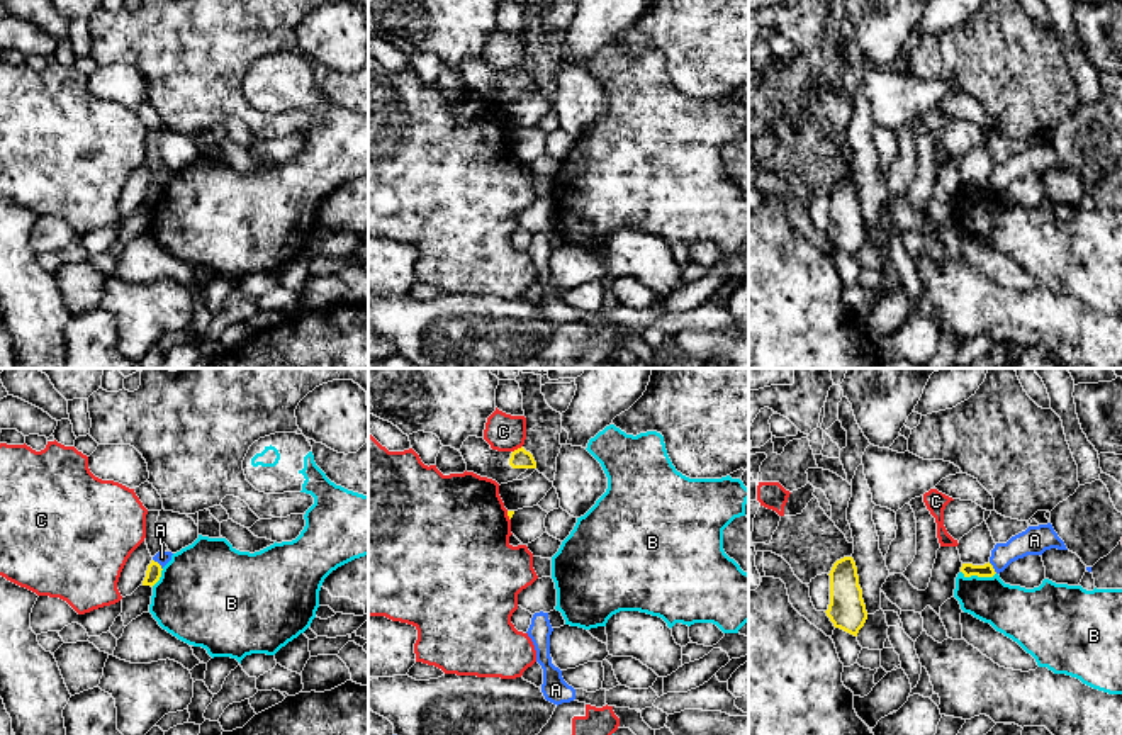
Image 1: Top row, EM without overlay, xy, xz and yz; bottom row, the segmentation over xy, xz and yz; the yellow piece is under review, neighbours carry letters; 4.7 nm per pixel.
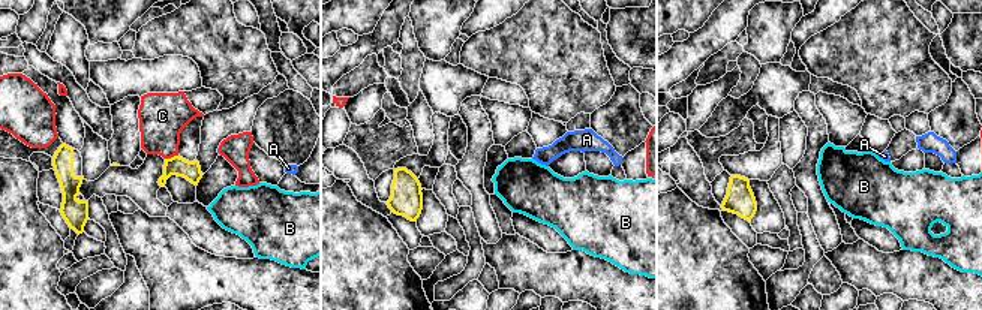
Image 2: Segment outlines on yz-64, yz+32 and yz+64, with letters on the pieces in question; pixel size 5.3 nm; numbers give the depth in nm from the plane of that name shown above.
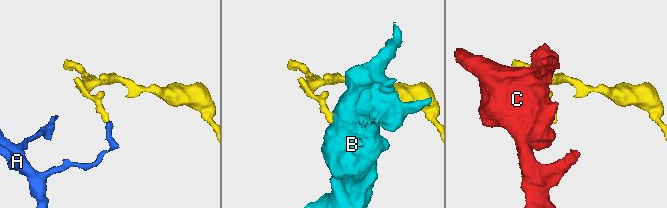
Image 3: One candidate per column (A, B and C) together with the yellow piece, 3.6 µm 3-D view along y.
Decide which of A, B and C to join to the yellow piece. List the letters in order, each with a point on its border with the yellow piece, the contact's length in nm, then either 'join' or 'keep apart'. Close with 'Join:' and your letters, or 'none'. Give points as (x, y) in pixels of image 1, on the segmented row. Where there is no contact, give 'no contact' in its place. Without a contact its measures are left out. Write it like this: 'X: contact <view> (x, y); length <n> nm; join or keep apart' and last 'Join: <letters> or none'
A: contact xy (158, 564); length 70 nm; keep apart
B: contact yz (978, 576); length 170 nm; keep apart
C: contact xz (518, 448); length 60 nm; keep apart
Join: none

